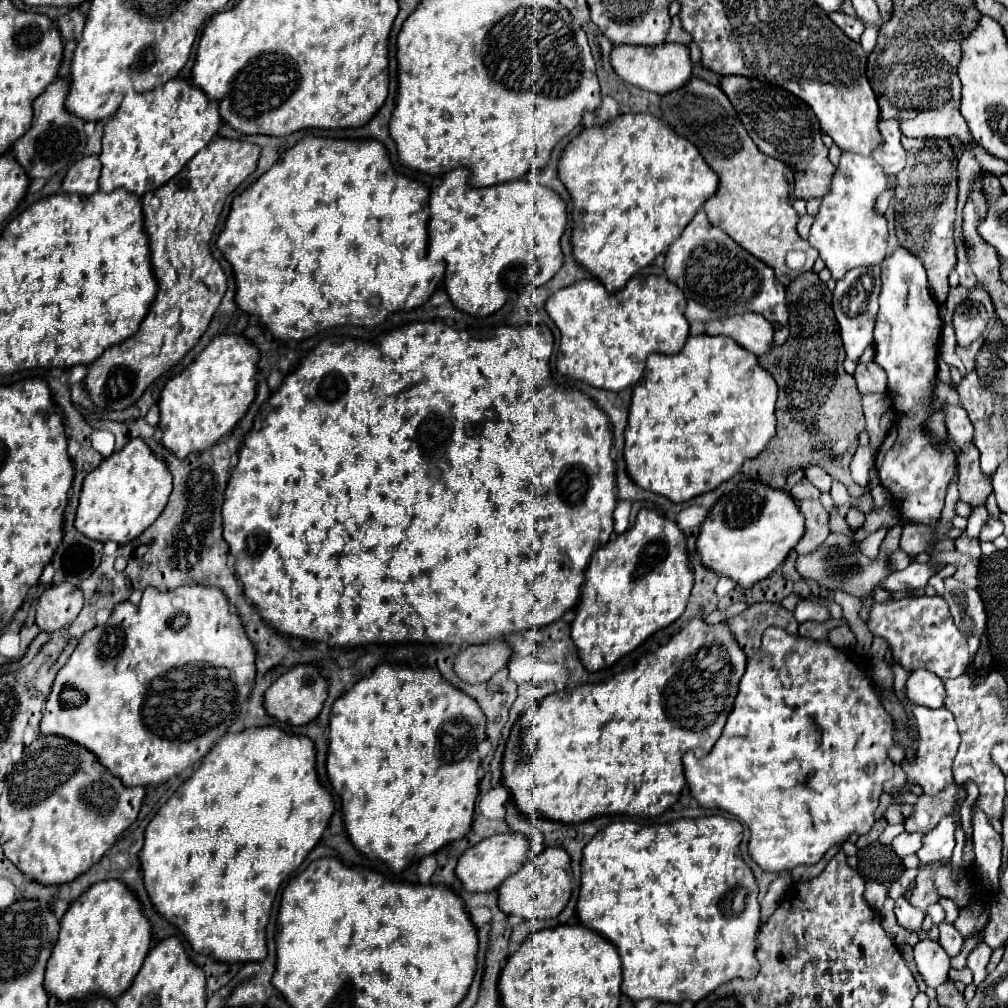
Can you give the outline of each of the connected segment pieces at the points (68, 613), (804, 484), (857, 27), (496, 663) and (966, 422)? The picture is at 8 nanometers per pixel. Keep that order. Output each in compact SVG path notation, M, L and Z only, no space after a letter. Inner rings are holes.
M68 581L60 585L52 585L38 599L36 625L40 627L40 631L46 633L58 631L78 617L82 605L84 605L84 597L76 585Z
M802 479L798 485L794 485L792 489L788 489L788 493L798 501L798 499L818 499L818 489L808 481Z
M834 11L830 13L830 19L834 19L834 23L838 23L838 27L842 27L842 31L854 39L854 41L860 41L860 35L864 31L864 23L858 19L858 17L850 17L842 11Z
M502 641L464 647L454 657L454 671L466 683L484 683L508 665L510 653L510 647Z
M946 405L944 409L944 423L950 435L950 441L954 441L954 445L962 447L962 443L970 443L974 437L974 427L966 415L966 411L962 407L954 407L954 405Z

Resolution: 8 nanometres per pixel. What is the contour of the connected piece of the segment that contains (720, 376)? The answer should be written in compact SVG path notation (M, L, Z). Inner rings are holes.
M706 333L692 335L692 337L688 337L686 345L678 351L678 355L672 355L672 357L668 357L668 355L650 355L648 365L646 365L646 375L632 389L630 415L628 415L628 425L624 429L624 459L626 459L626 469L628 469L630 479L638 487L642 487L644 491L662 495L662 497L670 499L672 503L682 503L682 501L688 501L692 497L698 497L702 493L708 493L708 491L716 489L720 483L734 477L740 471L740 467L746 459L758 457L762 453L762 449L768 445L768 441L776 433L774 403L776 403L776 381L772 379L772 375L768 371L764 371L758 365L756 355L750 355L750 351L742 351L742 347L738 347L734 343L734 339L730 339L730 337L724 337L724 335L710 337Z

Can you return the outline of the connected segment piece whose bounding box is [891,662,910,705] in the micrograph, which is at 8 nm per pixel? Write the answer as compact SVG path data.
M894 662L891 664L891 667L894 673L894 690L896 696L904 705L906 697L903 691L905 688L906 679L908 679L908 675L910 675L910 672L906 671L904 668L900 667L900 665Z

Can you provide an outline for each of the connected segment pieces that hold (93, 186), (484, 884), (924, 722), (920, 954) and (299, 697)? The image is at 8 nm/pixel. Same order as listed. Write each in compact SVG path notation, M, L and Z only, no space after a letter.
M98 155L82 157L68 169L68 173L62 181L62 189L66 193L90 195L90 193L98 191L98 179L100 179L100 159L98 159Z
M522 833L492 835L462 853L456 865L456 877L460 879L462 889L468 893L496 891L506 877L510 877L514 871L522 867L522 863L526 863L526 859L528 859L528 837L526 835Z
M914 705L912 715L914 715L914 729L916 729L916 741L918 741L916 759L908 763L908 757L906 757L902 761L902 769L906 771L908 783L920 785L926 795L938 795L948 783L952 783L952 761L960 745L960 735L954 723L954 715L950 715L950 711L946 711L944 707L930 709L922 705Z
M920 939L914 945L914 959L918 965L918 971L928 987L938 987L948 981L950 971L950 957L934 939Z
M296 665L278 677L264 695L264 709L270 717L290 723L290 725L308 725L322 711L324 699L328 693L328 681L312 665Z

